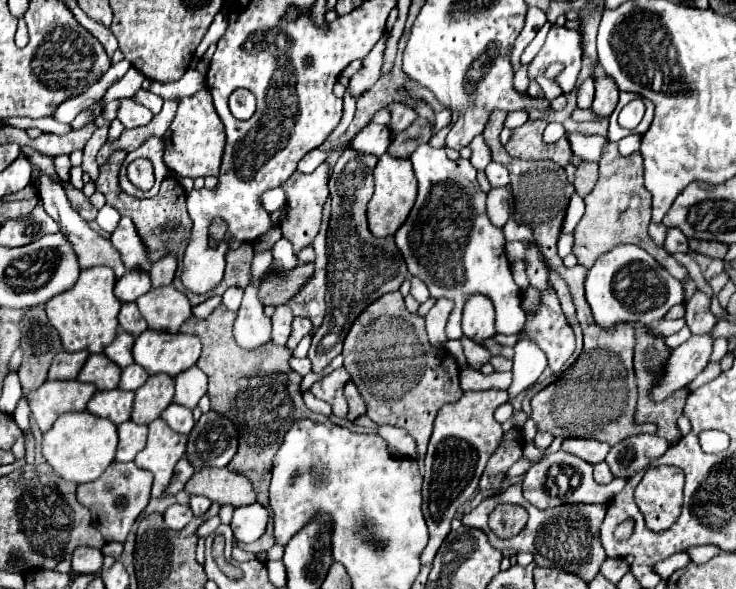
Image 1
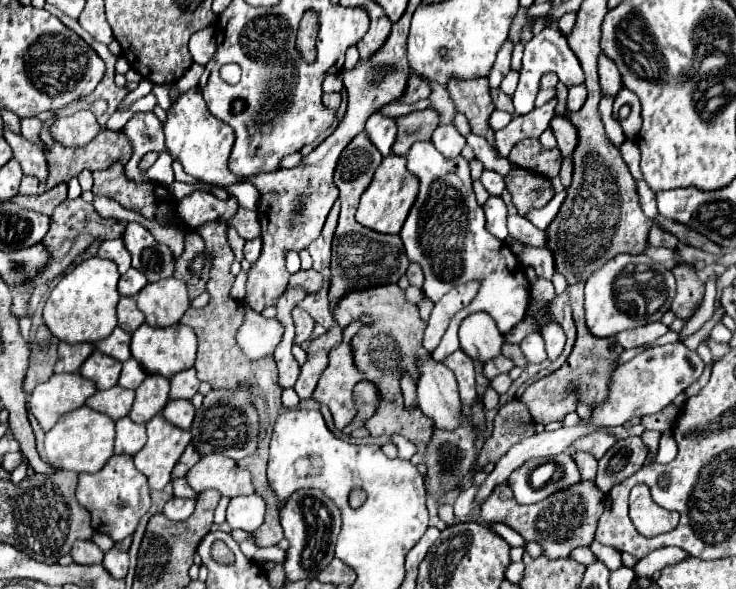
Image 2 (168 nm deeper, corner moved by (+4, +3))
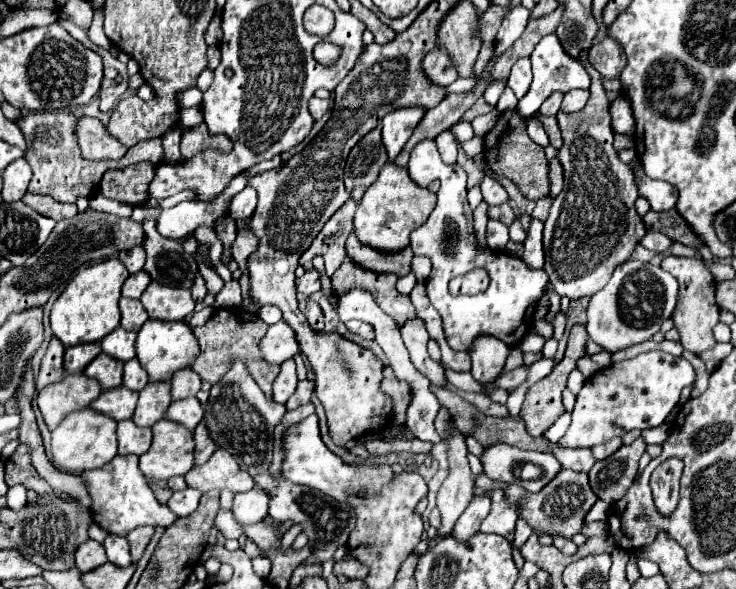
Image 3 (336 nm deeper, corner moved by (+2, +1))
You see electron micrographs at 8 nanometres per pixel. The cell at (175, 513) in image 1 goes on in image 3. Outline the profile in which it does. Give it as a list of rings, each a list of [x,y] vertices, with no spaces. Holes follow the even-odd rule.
[[[184,489],[184,491],[178,491],[170,497],[168,501],[168,507],[178,515],[178,517],[186,517],[190,515],[196,507],[198,507],[198,501],[200,501],[200,491],[196,489]]]

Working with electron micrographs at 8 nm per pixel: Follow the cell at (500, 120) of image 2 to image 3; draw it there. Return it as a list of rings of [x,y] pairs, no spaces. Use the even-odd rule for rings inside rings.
[[[490,111],[488,115],[482,115],[482,117],[476,117],[474,121],[472,121],[472,129],[474,129],[474,133],[478,135],[478,137],[482,137],[482,135],[486,135],[488,131],[490,131],[490,127],[496,123],[496,119],[498,119],[498,111]]]

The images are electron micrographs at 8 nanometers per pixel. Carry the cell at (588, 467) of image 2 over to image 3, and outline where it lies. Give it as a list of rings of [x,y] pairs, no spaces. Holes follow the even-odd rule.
[[[549,442],[548,448],[552,450],[552,453],[562,463],[562,467],[566,469],[572,469],[572,471],[582,471],[582,473],[588,473],[592,469],[592,465],[596,463],[594,455],[590,449],[570,449],[560,448],[558,445]]]

